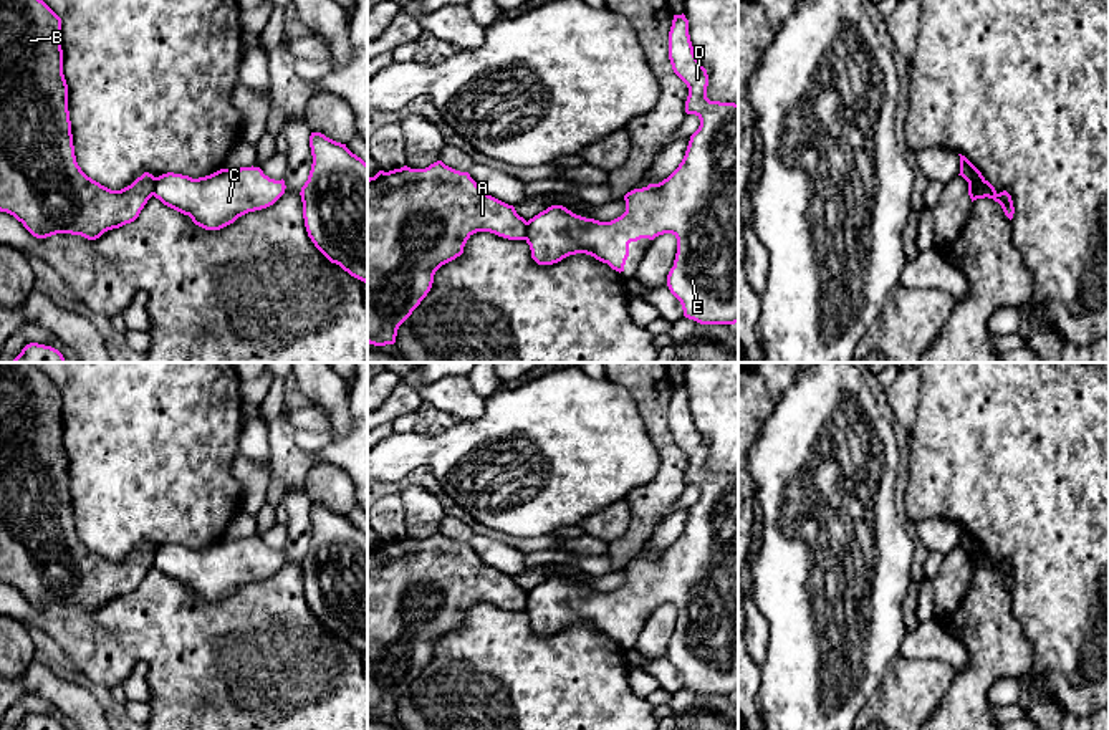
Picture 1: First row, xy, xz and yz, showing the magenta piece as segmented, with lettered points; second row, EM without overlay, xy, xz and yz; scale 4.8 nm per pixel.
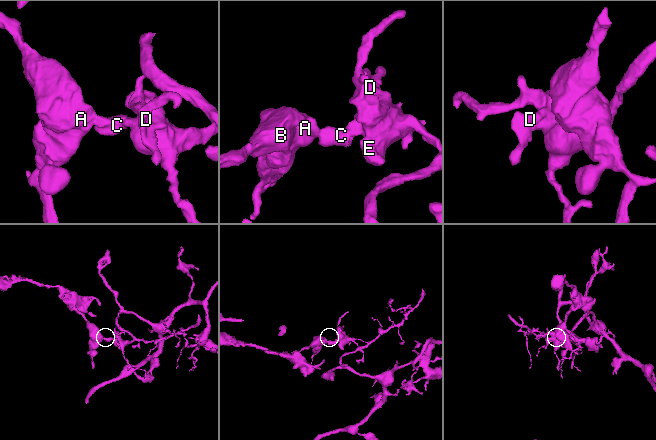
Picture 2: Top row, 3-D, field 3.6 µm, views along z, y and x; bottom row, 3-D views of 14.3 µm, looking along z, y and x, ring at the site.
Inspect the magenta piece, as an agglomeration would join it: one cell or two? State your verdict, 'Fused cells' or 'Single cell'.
Fused cells

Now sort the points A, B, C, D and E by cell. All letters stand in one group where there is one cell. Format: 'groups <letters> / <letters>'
groups A B / C D E

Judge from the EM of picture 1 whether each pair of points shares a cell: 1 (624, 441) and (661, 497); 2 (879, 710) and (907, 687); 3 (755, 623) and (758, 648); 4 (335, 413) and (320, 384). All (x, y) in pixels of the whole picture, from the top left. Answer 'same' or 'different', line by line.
1: different
2: same
3: same
4: same

